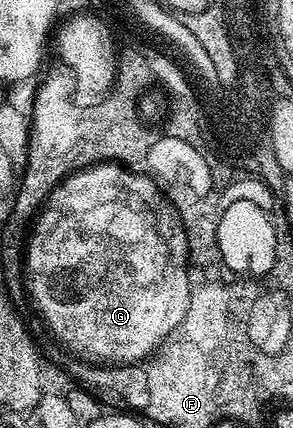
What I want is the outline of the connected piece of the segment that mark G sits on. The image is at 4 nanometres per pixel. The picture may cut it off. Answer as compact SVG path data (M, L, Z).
M101 163L89 165L88 168L82 169L78 173L68 174L60 182L60 186L52 190L50 200L35 218L34 228L31 230L26 246L26 293L27 296L32 296L33 303L40 308L40 313L44 316L45 323L52 328L53 335L64 344L65 350L71 351L81 358L95 359L106 365L132 365L135 361L143 361L145 357L152 356L171 333L180 326L186 310L194 300L190 295L188 275L180 278L178 274L168 270L187 270L190 265L188 233L180 218L181 212L169 200L168 194L164 193L150 176L143 172L141 172L142 174L135 172L138 172L135 168L125 167L123 164Z

